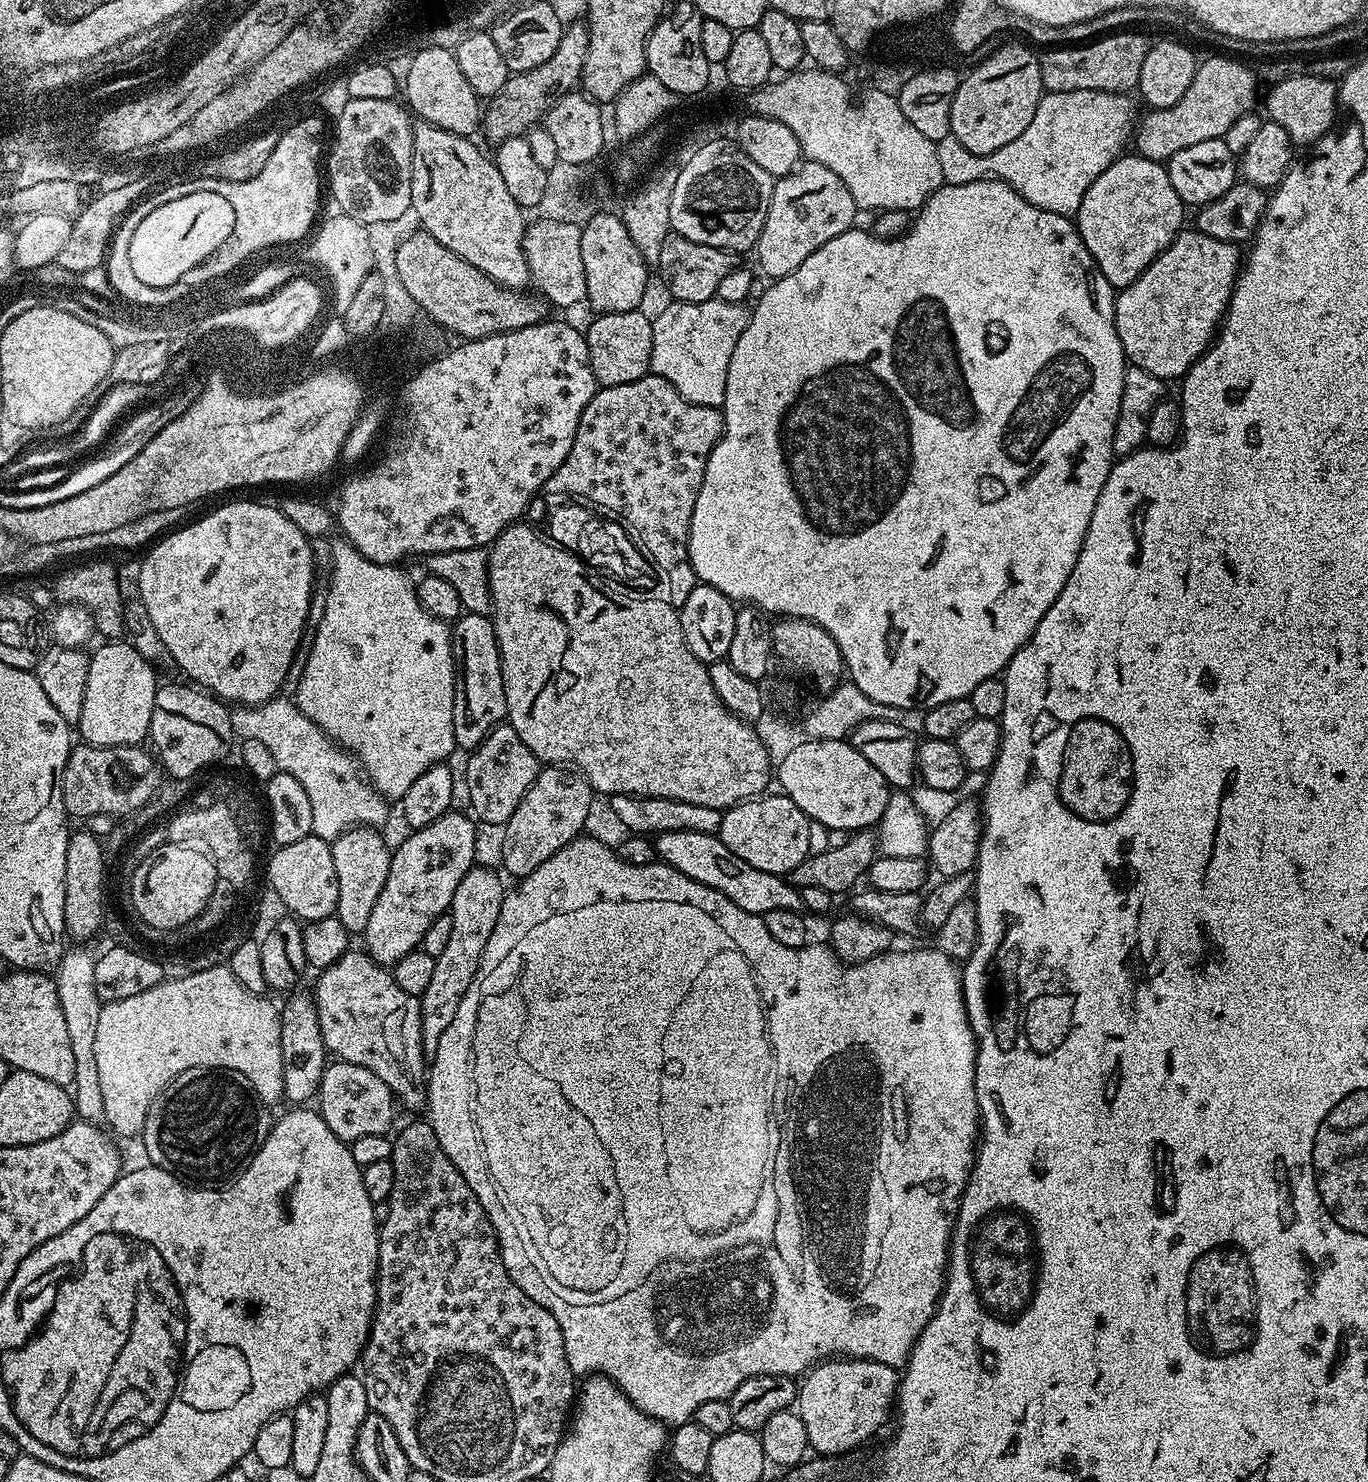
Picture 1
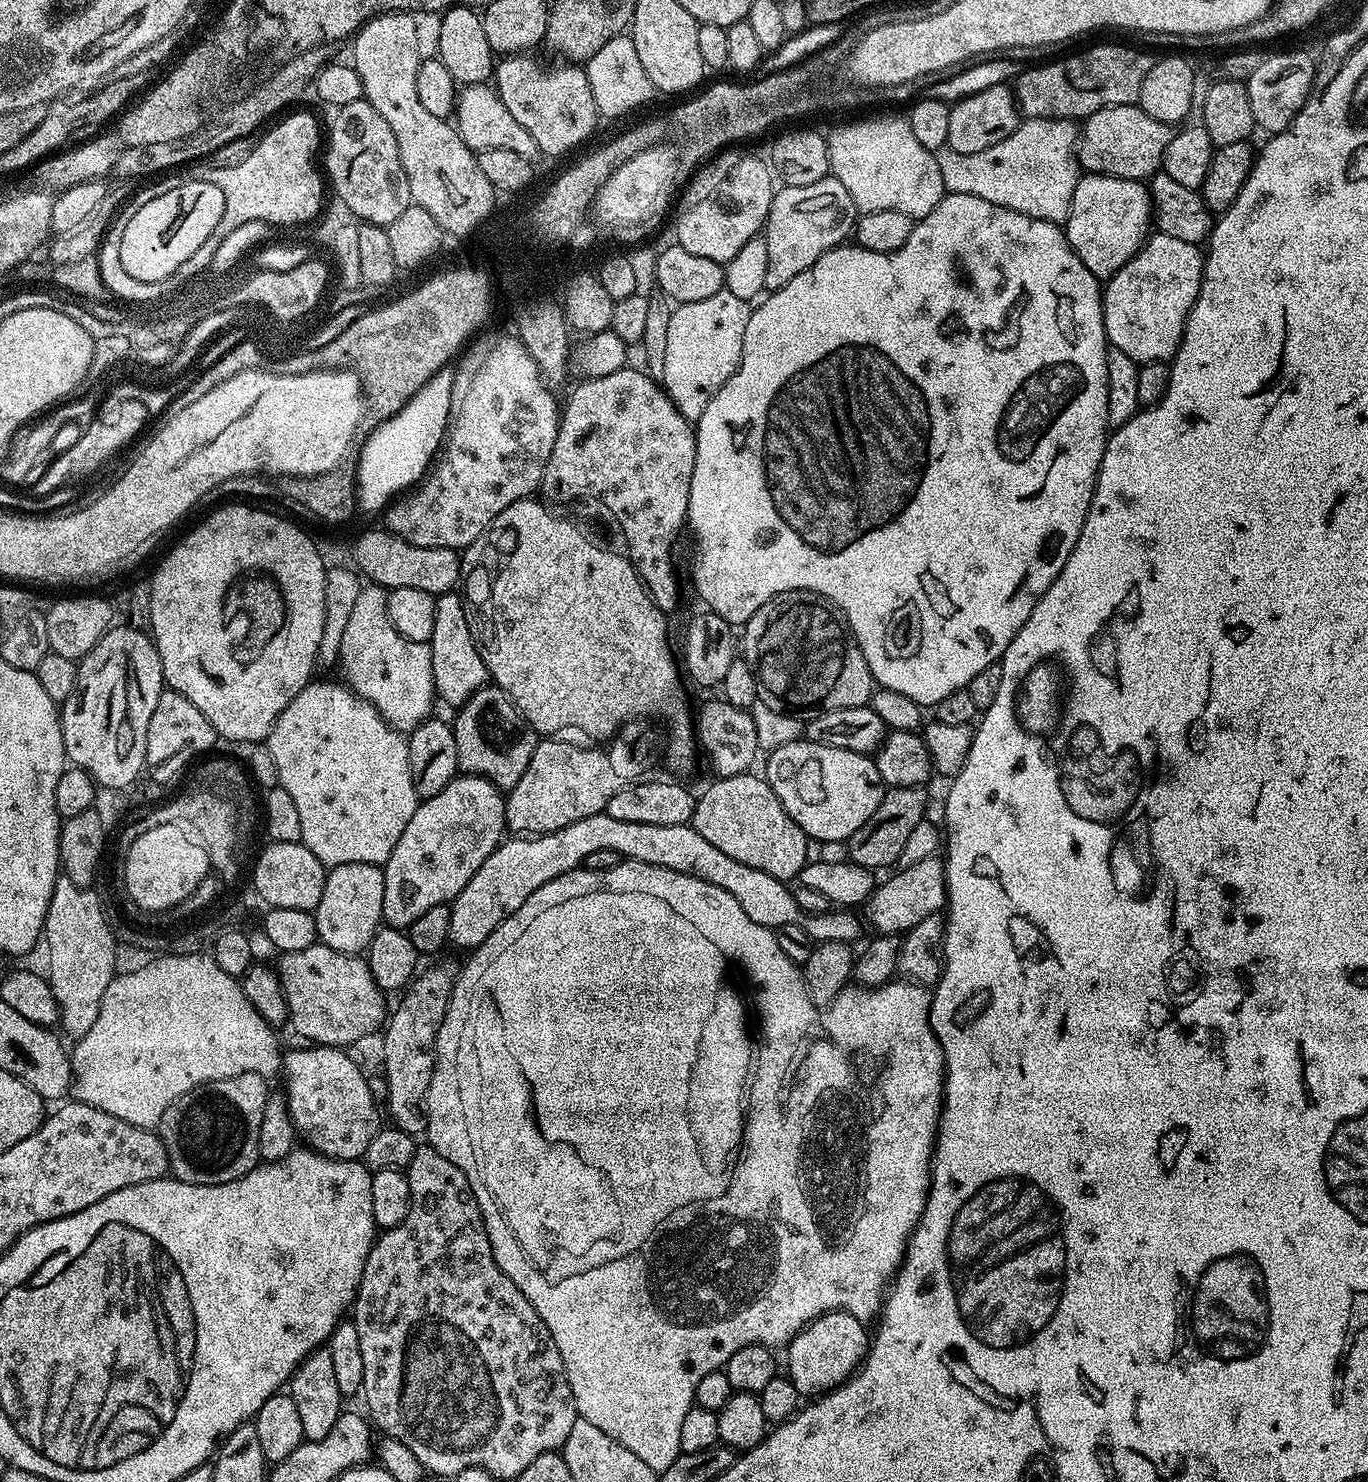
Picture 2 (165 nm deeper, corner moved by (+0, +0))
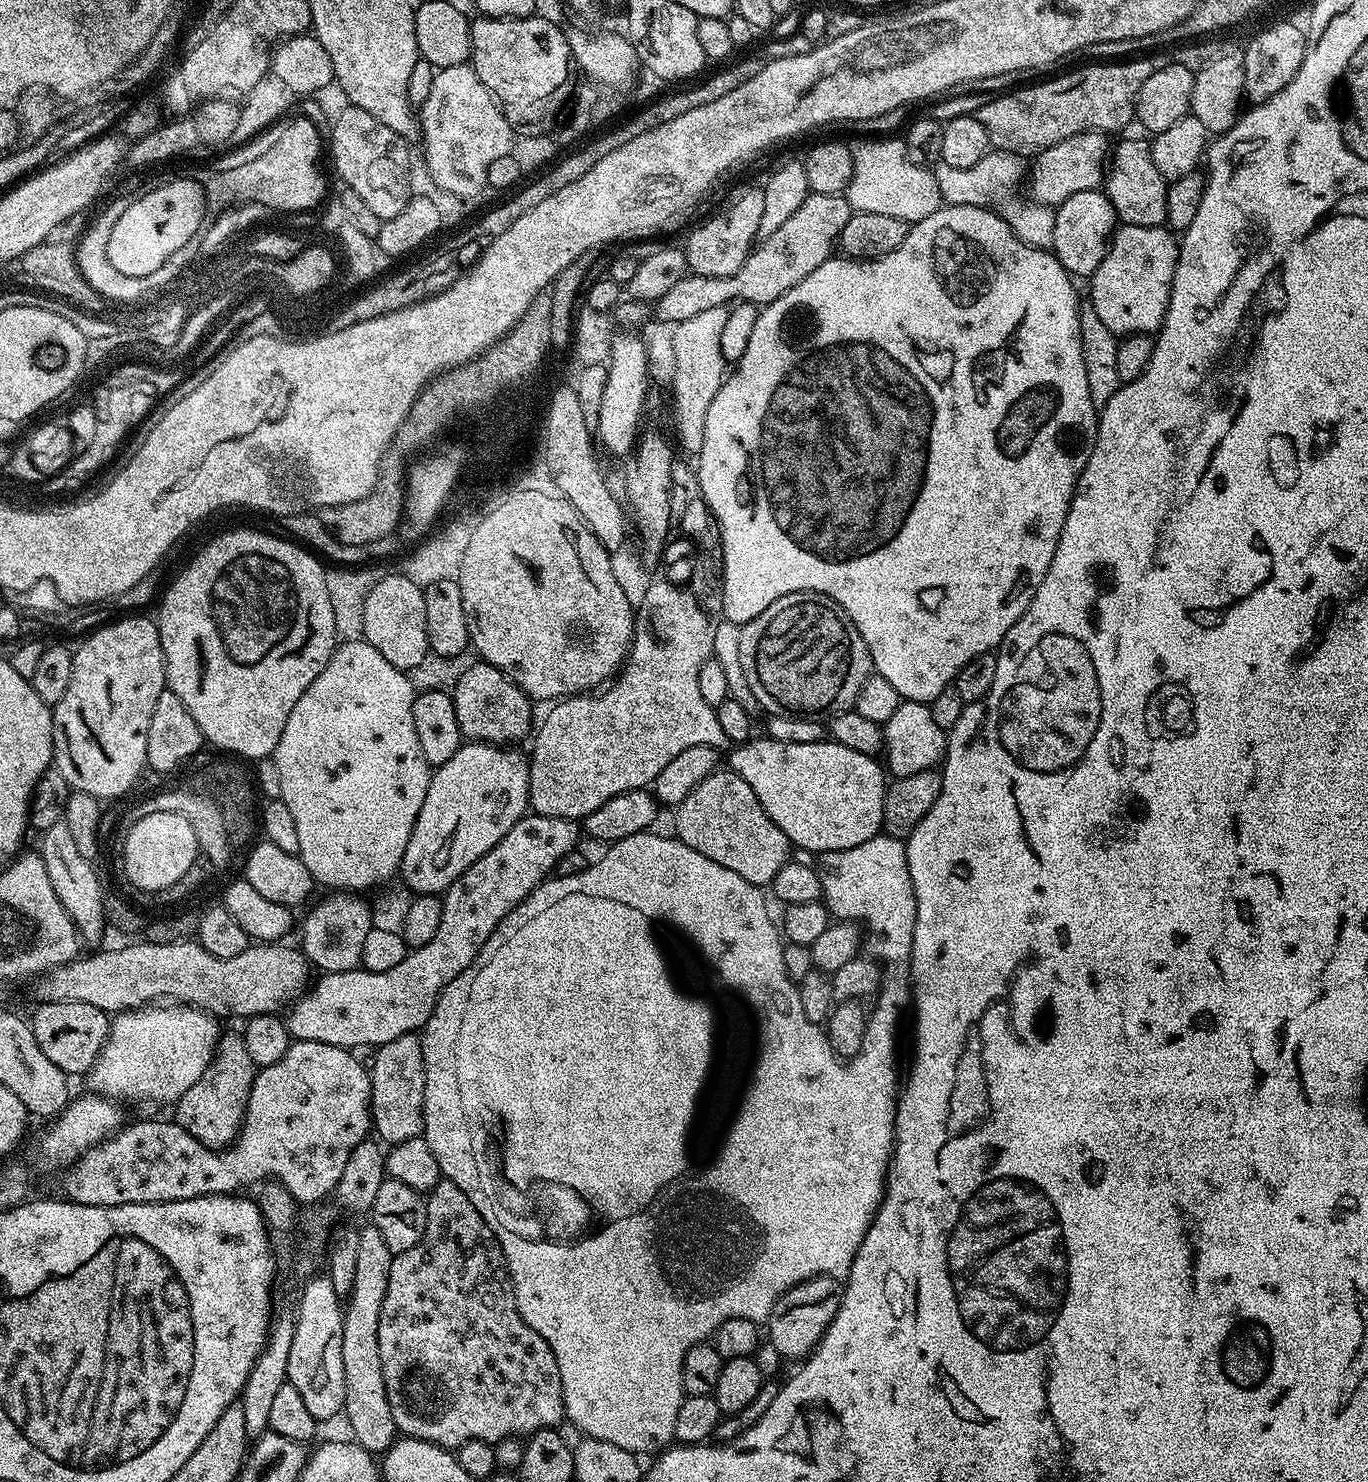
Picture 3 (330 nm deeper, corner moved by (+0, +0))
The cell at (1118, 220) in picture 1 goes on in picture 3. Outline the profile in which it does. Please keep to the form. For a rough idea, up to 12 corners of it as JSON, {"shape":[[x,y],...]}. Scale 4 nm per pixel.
{"shape":[[1103,190],[1070,194],[1055,209],[1051,251],[1090,278],[1118,227]]}

